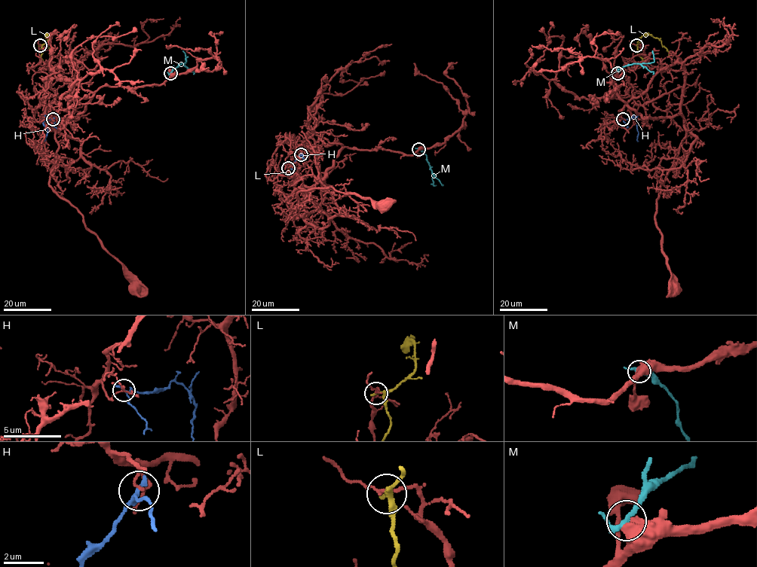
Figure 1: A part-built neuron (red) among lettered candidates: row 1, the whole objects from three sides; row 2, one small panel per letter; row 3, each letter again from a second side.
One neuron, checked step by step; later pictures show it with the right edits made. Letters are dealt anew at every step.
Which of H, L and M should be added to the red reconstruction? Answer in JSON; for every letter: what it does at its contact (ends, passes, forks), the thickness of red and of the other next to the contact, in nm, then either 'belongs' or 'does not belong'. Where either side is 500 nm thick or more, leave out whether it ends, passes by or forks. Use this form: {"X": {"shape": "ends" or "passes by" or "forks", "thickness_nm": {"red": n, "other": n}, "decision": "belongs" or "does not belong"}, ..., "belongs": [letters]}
{"H": {"shape": "passes by", "thickness_nm": {"red": 120, "other": 200}, "decision": "does not belong"}, "L": {"shape": "passes by", "thickness_nm": {"red": 150, "other": 200}, "decision": "does not belong"}, "M": {"thickness_nm": {"red": 700, "other": 240}, "decision": "does not belong"}, "belongs": []}

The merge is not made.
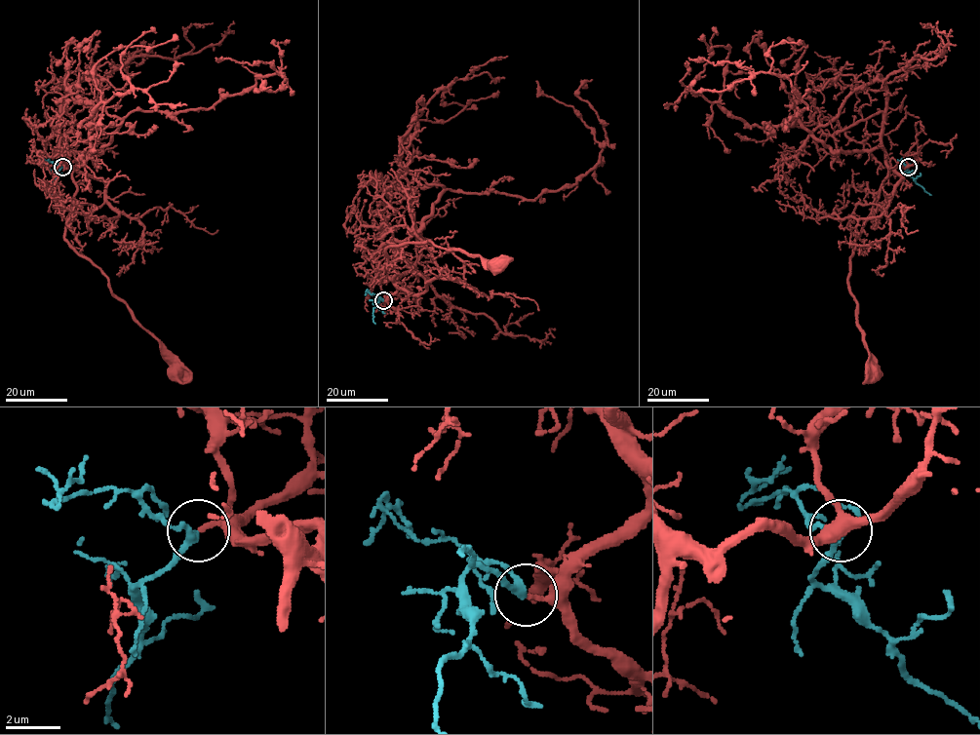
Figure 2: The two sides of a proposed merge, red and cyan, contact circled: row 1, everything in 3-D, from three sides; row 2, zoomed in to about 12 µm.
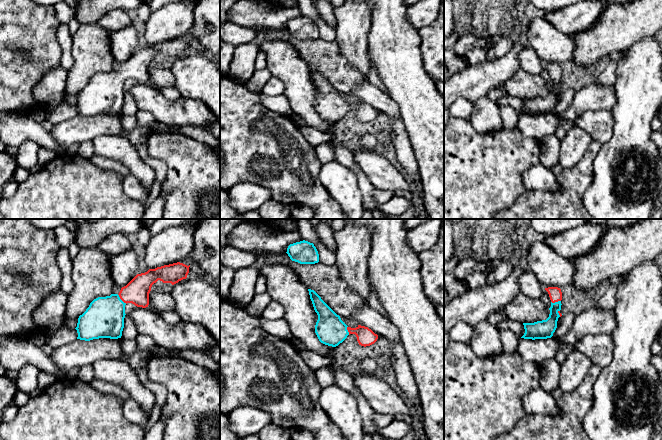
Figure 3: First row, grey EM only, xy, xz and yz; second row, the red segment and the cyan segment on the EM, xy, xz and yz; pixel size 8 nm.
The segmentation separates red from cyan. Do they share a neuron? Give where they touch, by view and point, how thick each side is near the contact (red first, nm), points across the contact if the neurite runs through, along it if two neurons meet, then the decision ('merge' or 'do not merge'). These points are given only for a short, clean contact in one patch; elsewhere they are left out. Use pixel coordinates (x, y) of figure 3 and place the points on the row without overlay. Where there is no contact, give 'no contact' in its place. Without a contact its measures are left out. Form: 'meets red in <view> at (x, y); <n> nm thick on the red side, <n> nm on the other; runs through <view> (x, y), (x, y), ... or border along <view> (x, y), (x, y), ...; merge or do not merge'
meets red in xy at (121, 75); 190 nm thick on the red side, 320 nm on the other; runs through xy (137, 67), (127, 70), (121, 75), (104, 94); merge

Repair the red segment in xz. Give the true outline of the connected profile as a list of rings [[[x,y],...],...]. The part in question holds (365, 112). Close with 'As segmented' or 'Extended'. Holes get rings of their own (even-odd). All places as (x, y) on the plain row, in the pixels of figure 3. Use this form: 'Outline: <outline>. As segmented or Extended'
Outline: [[[308,65],[308,67],[314,86],[318,91],[315,109],[321,119],[336,123],[350,110],[355,110],[359,121],[364,123],[377,117],[378,111],[371,105],[361,101],[356,104],[348,103],[314,66]]]. Extended

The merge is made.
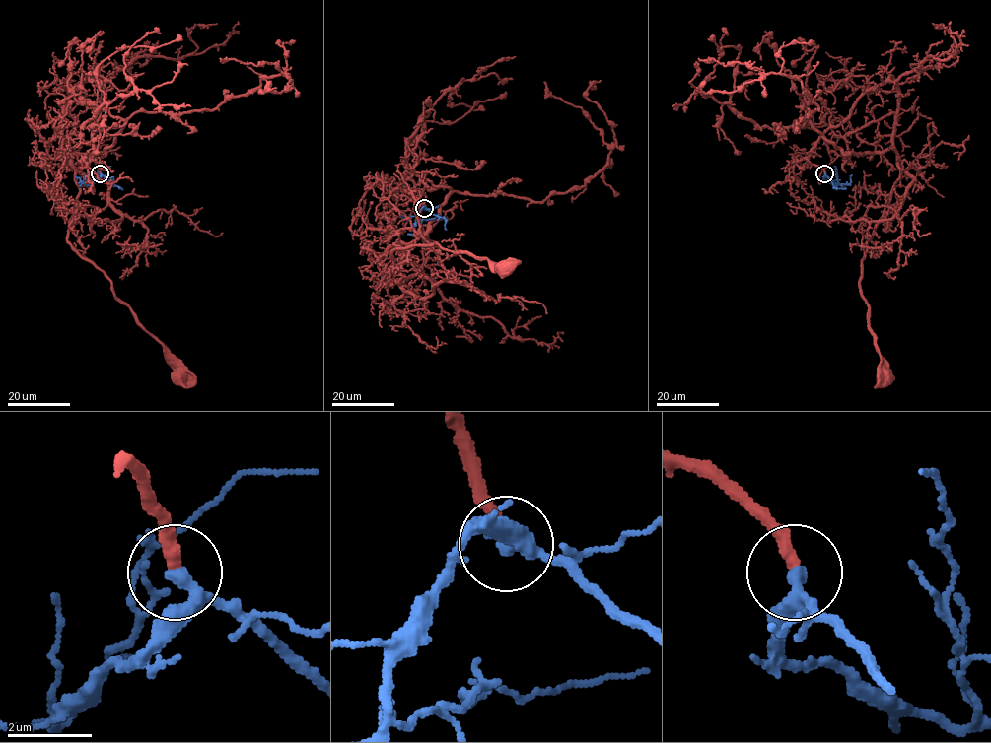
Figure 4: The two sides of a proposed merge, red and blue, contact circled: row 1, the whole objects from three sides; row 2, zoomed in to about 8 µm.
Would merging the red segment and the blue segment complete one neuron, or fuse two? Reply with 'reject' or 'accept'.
accept

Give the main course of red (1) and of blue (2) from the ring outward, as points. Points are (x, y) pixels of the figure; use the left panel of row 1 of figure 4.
1: (101, 173), (93, 130), (105, 93), (85, 77), (60, 130), (80, 193), (67, 240), (178, 374)
2: (101, 173), (92, 185), (99, 171), (110, 166)

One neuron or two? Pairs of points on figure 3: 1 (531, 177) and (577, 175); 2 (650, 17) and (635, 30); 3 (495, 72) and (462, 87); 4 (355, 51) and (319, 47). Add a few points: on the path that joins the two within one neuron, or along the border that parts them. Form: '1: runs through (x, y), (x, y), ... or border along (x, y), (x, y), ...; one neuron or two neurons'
1: border along (557, 176), (558, 188), (555, 191), (537, 190); two neurons
2: runs through (646, 19), (639, 26); one neuron
3: runs through (487, 75), (470, 83); one neuron
4: border along (335, 40), (339, 51), (355, 67); two neurons

